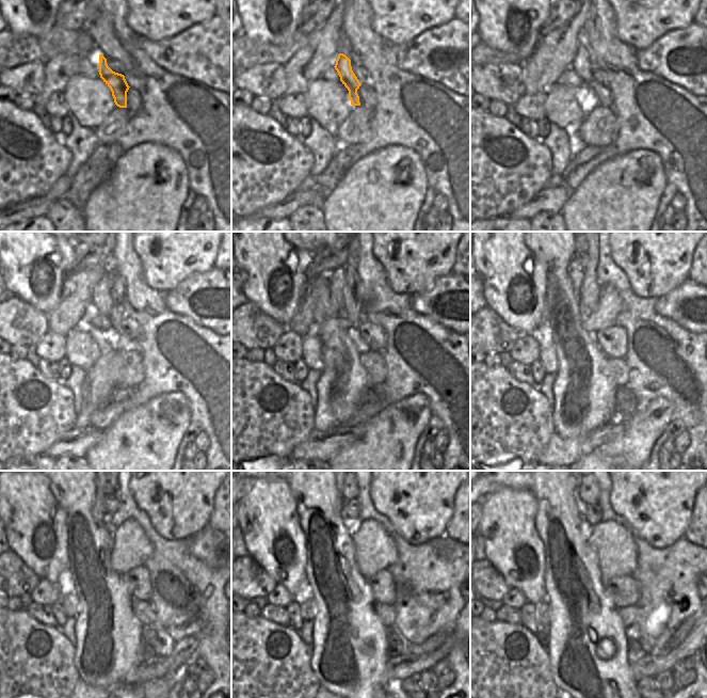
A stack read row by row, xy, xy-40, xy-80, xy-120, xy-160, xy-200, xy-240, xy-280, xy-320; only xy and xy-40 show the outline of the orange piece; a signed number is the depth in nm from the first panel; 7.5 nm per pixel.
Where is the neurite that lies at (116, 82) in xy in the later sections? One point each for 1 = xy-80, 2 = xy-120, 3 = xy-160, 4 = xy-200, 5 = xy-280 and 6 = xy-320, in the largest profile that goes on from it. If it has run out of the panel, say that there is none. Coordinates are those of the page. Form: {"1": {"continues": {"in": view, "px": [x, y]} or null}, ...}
{"1": {"continues": {"in": "xy-80", "px": [580, 63]}}, "2": {"continues": {"in": "xy-120", "px": [101, 300]}}, "3": {"continues": {"in": "xy-160", "px": [337, 276]}}, "4": {"continues": {"in": "xy-200", "px": [579, 259]}}, "5": {"continues": {"in": "xy-280", "px": [338, 492]}}, "6": {"continues": {"in": "xy-320", "px": [576, 492]}}}

